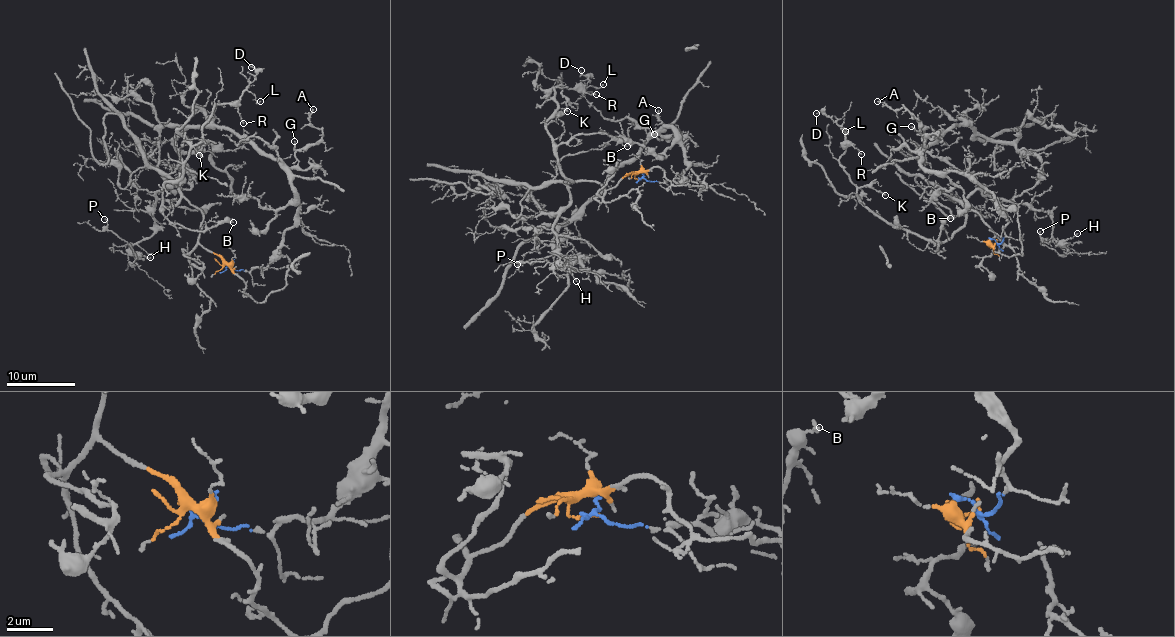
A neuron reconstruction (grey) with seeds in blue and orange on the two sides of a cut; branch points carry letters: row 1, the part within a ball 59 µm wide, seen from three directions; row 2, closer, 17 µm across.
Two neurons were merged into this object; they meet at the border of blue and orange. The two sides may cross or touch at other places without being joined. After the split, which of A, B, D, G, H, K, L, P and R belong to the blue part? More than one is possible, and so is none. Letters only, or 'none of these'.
A, G

